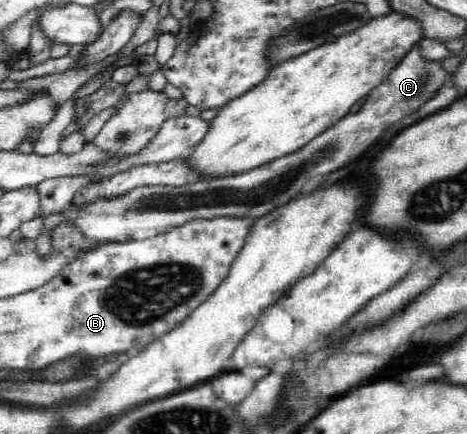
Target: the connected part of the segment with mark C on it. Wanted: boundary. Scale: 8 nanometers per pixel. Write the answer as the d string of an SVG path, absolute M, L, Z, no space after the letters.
M420 41L413 42L404 58L368 93L365 105L358 112L346 115L298 152L230 178L196 181L179 187L140 186L126 196L118 196L114 200L97 200L82 209L70 204L64 210L69 211L64 221L74 223L90 243L121 243L144 235L166 233L192 220L262 218L270 210L292 203L294 198L326 174L358 158L376 140L390 140L396 134L396 130L392 128L410 114L416 114L424 104L428 104L438 94L438 90L445 86L448 74L440 61L428 60L422 56Z

